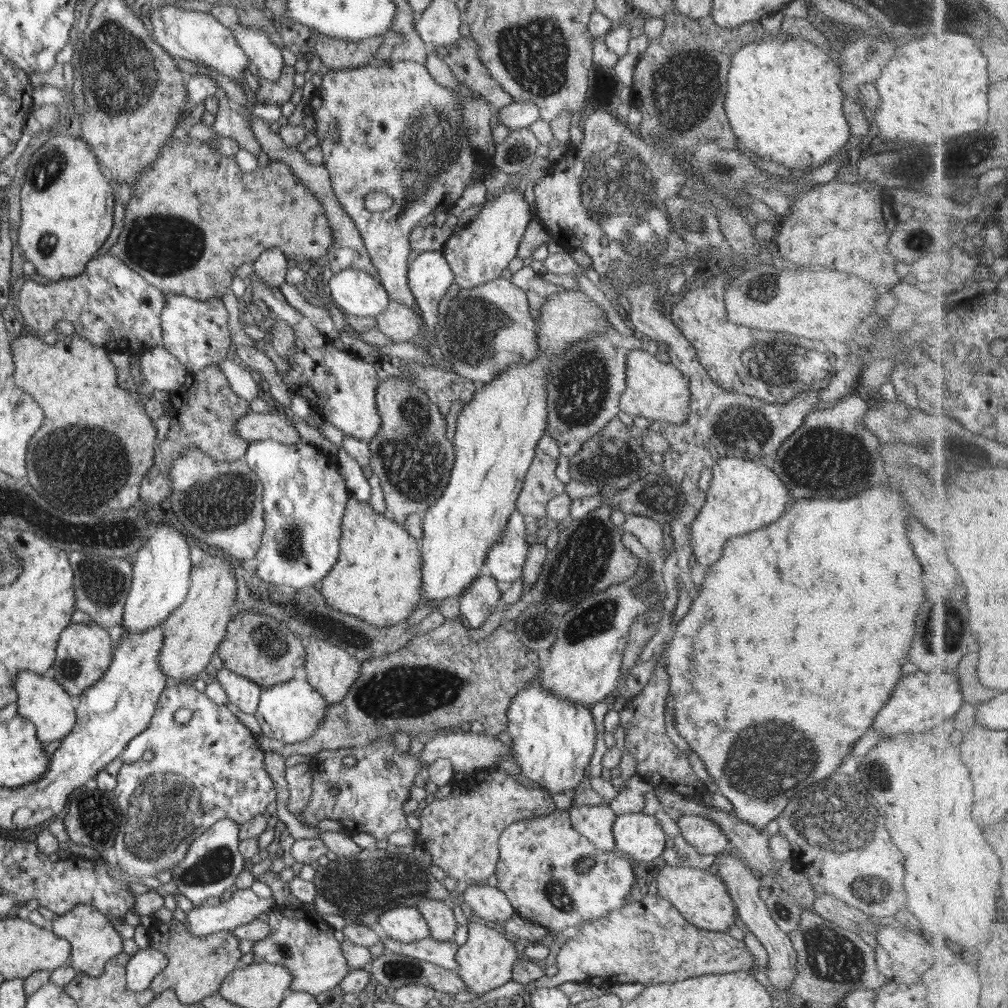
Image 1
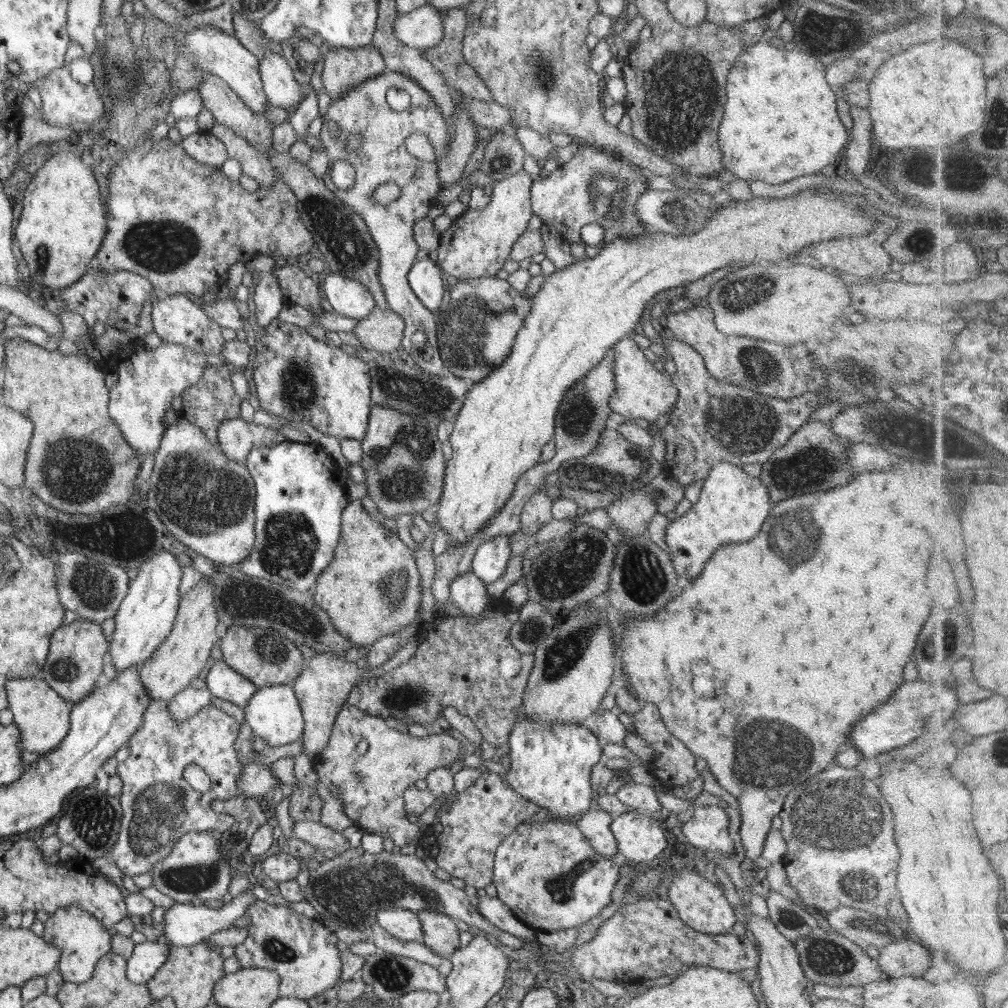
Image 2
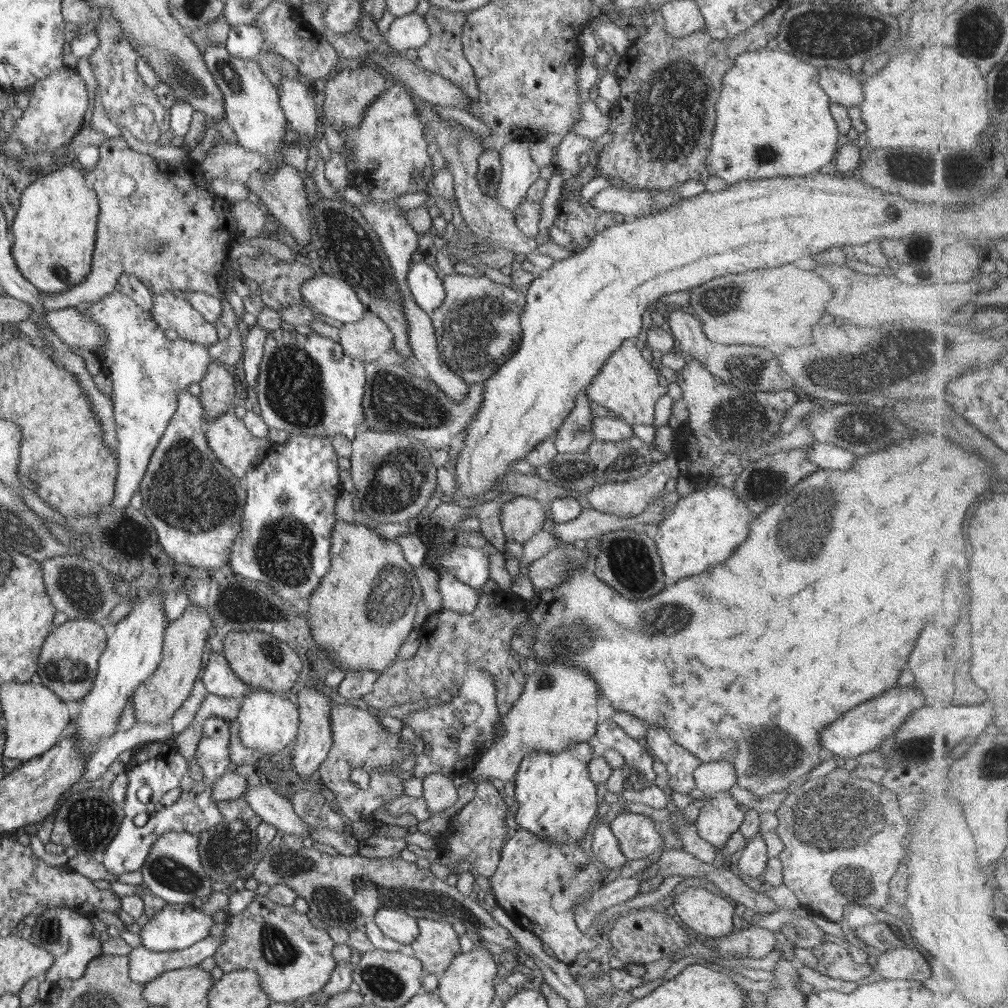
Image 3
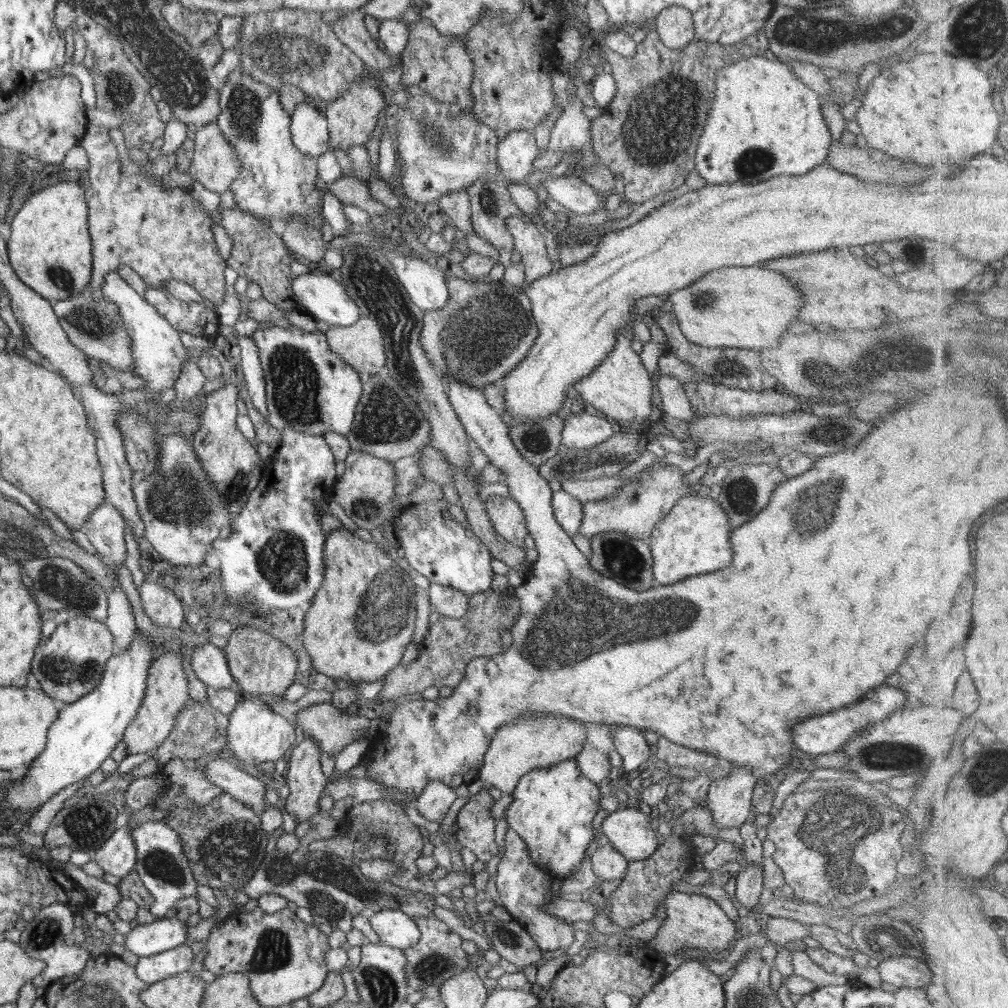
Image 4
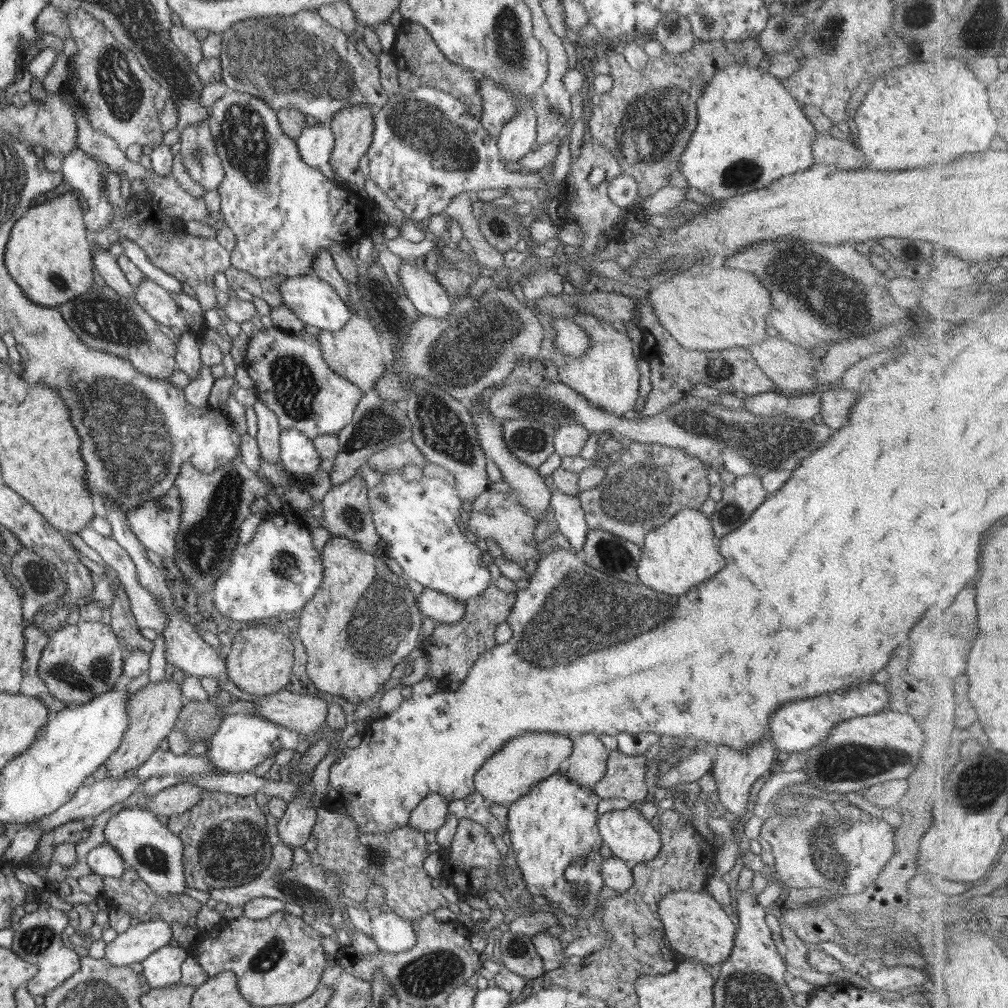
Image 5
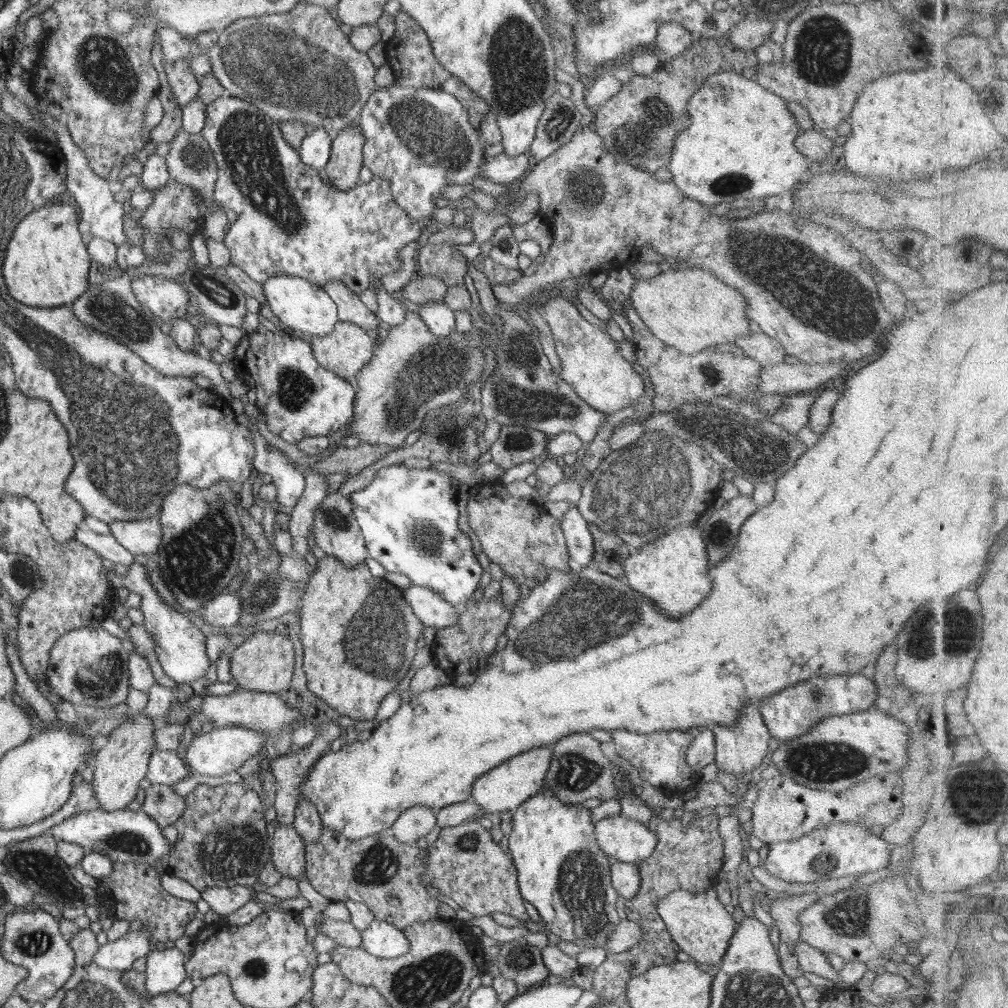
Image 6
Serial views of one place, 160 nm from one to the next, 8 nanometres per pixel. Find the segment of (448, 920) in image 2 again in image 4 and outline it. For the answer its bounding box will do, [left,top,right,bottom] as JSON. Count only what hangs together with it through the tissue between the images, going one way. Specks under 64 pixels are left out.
[404,915,470,996]

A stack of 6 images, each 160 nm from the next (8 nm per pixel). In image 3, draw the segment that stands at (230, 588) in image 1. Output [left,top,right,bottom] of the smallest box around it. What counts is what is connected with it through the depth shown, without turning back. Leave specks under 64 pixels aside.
[133,605,212,725]

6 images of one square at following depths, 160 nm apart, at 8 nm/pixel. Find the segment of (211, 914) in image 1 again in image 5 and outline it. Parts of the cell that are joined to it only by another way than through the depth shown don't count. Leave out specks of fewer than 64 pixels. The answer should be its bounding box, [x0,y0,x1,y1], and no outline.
[105,920,172,966]

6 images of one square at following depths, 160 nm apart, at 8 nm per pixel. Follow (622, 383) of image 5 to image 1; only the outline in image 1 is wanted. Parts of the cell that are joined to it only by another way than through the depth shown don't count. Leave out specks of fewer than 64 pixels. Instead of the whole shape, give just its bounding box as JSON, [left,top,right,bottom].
[619,348,691,425]

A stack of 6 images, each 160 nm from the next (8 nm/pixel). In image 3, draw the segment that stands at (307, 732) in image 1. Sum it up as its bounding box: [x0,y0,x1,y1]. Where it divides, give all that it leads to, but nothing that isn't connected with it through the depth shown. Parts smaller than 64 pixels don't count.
[236,690,299,759]

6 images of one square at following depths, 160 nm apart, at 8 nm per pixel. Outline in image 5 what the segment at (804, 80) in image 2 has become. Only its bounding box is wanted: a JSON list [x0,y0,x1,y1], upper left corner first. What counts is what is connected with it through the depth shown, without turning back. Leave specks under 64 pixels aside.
[679,60,817,199]

